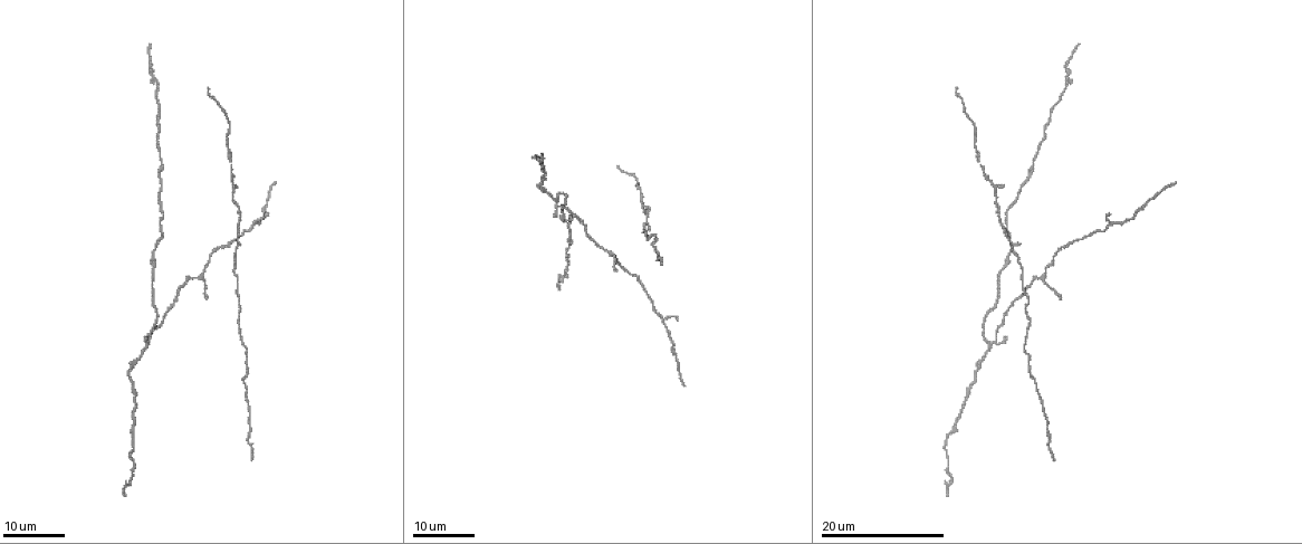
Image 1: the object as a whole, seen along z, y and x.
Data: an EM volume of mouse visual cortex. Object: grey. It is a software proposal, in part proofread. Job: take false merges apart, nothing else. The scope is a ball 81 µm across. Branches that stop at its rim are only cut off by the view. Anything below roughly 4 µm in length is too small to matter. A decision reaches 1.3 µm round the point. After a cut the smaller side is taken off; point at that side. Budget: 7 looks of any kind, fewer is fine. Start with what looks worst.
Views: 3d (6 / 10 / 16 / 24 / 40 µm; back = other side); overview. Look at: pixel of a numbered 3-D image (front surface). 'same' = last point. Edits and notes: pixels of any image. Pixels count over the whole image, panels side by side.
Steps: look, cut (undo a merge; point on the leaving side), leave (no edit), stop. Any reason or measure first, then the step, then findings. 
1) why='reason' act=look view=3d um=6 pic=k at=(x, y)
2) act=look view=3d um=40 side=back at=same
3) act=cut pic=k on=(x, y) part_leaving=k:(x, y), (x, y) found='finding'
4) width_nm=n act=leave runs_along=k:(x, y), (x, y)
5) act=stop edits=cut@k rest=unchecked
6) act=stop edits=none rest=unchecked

why='three-way junction' act=look view=3d um=16 pic=1 at=(555, 201)

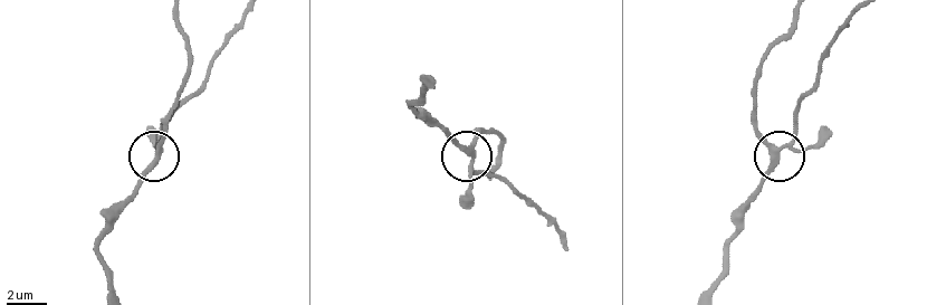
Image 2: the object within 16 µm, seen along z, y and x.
act=look view=3d um=10 pic=2 at=(159, 151)

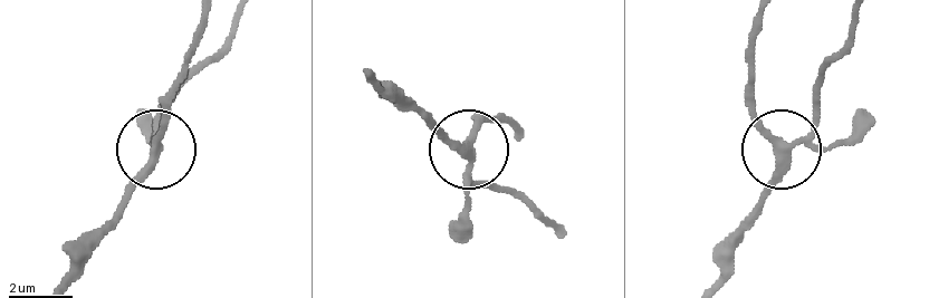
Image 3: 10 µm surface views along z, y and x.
width_nm=270 act=leave runs_along=3:(815, 106), (813, 127), (786, 151), (762, 204) found='continuous, no second neuron'

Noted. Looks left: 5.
why='sudden change in width' act=look view=3d um=24 pic=1 at=(1067, 80)

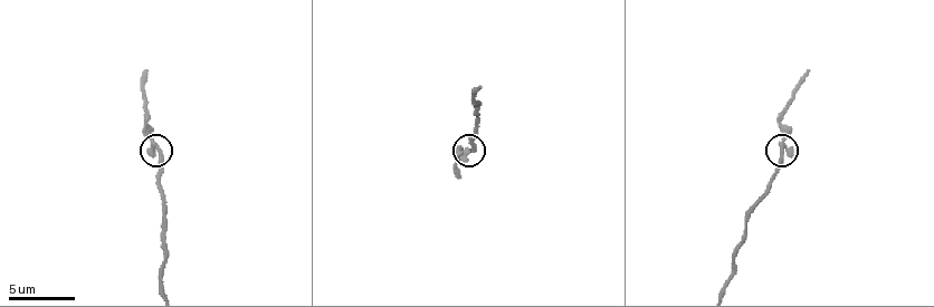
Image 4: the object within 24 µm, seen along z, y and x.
act=look view=3d um=10 pic=4 at=(470, 150)

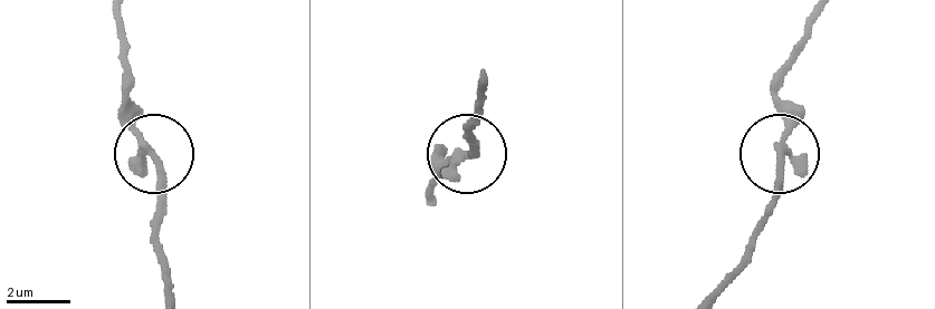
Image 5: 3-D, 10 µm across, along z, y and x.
arms=3 act=leave runs_along=5:(712, 291), (742, 259), (776, 187), (784, 115), (776, 70) found='all the same neuron'

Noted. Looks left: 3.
why='narrows sharply' act=look view=3d um=16 pic=1 at=(1117, 221)

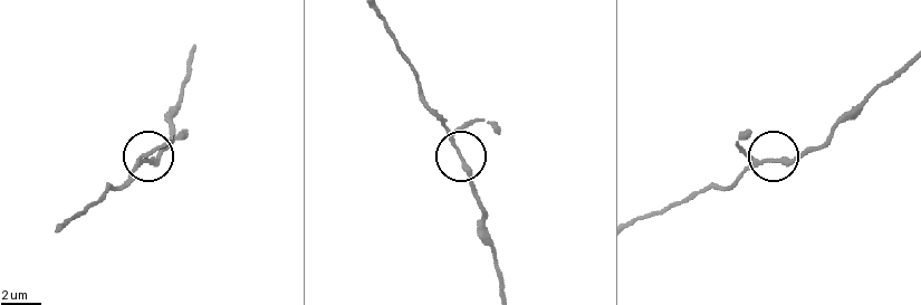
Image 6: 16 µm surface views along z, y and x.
why='zoom in' act=look view=3d um=10 pic=6 at=(143, 162)

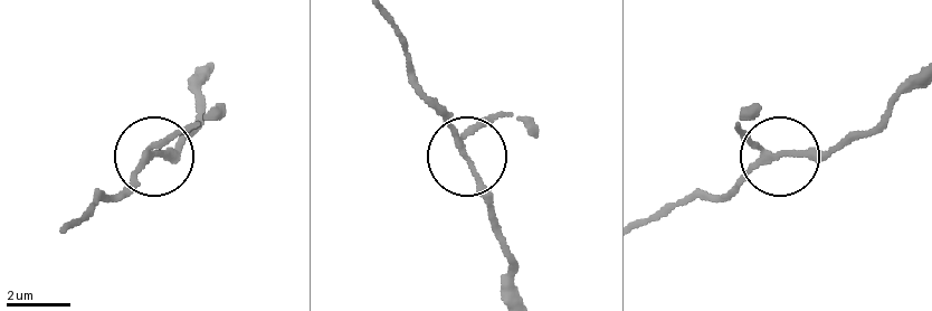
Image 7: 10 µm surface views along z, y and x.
act=leave runs_along=7:(67, 224), (182, 141) found='continuous, no second neuron'

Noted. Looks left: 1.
act=stop edits=none rest=unchecked

